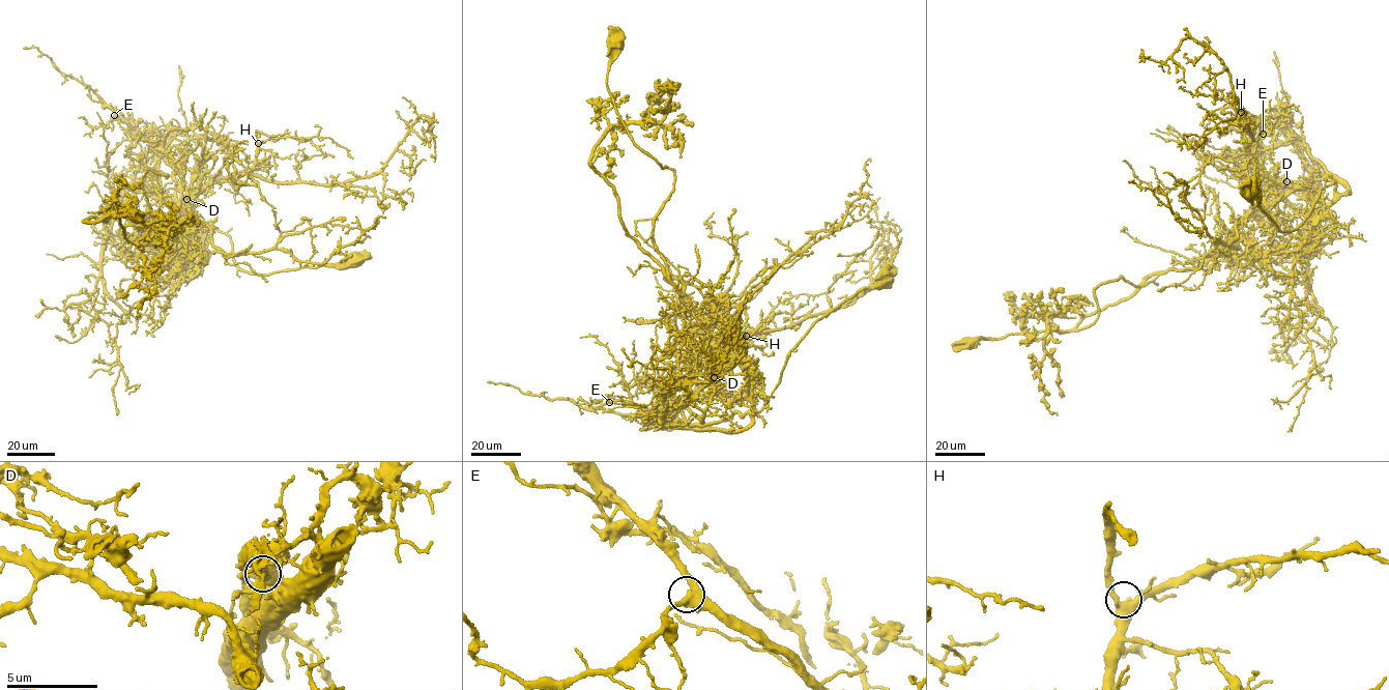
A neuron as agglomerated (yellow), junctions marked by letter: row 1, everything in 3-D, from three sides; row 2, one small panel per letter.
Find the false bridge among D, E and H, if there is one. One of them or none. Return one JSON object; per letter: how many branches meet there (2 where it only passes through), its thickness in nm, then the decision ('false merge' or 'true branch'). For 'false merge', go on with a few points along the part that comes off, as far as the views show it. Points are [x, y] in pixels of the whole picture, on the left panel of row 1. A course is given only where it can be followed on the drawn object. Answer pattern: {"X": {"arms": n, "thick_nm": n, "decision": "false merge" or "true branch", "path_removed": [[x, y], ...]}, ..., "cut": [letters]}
{"D": {"arms": 5, "thick_nm": 550, "decision": "false merge", "path_removed": [[186, 199], [182, 211], [145, 229], [123, 213], [84, 221], [122, 211], [167, 231], [153, 290], [137, 319]]}, "E": {"arms": 4, "thick_nm": 460, "decision": "true branch"}, "H": {"arms": 4, "thick_nm": 440, "decision": "true branch"}, "cut": ["D"]}

